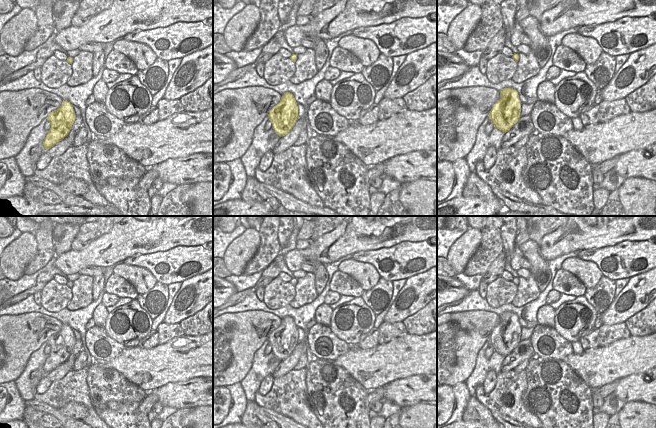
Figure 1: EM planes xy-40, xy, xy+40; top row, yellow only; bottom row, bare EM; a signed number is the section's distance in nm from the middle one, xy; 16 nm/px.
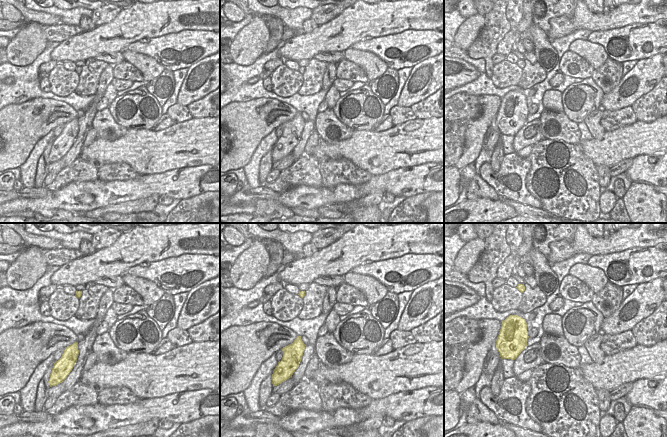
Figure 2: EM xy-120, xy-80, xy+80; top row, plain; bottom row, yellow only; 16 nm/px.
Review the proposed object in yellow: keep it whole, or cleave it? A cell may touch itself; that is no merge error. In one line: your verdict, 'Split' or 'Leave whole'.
Leave whole

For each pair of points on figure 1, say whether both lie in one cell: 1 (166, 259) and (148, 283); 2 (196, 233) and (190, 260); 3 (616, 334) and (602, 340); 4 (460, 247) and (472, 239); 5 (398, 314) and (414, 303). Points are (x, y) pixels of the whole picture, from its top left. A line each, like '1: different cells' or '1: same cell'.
1: different cells
2: different cells
3: same cell
4: same cell
5: same cell

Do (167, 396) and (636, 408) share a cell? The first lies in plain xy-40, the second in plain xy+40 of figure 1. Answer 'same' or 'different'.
different

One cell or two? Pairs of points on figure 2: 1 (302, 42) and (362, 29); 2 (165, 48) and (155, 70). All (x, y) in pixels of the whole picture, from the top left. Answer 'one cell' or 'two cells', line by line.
1: one cell
2: two cells

